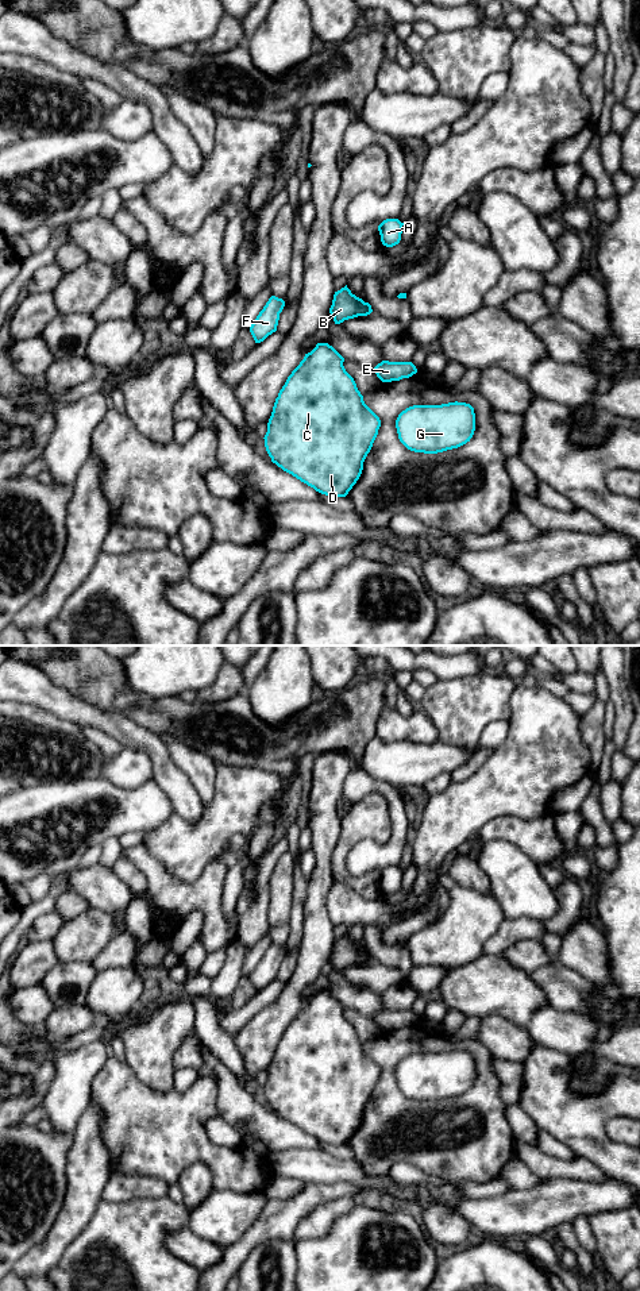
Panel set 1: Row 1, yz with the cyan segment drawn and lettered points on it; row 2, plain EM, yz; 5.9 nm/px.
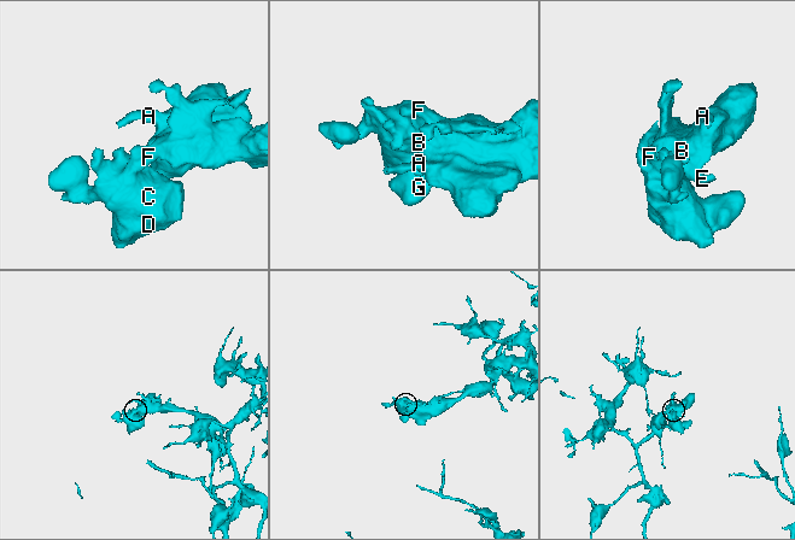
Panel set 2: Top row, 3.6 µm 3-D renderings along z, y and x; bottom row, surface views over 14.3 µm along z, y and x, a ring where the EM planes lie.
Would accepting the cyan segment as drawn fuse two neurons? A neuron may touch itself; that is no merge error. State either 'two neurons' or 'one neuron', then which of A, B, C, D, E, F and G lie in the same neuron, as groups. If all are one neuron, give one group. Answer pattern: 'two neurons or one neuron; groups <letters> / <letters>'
one neuron; groups A B C D E F G

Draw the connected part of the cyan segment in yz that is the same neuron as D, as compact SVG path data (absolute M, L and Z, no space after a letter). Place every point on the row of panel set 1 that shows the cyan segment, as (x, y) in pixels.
M328 343L305 354L279 390L263 438L273 463L331 497L346 497L356 483L381 427L343 362Z

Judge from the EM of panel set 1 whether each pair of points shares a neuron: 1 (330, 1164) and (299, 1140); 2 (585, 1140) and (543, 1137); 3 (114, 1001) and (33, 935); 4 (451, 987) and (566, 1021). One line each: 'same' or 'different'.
1: different
2: different
3: same
4: same

